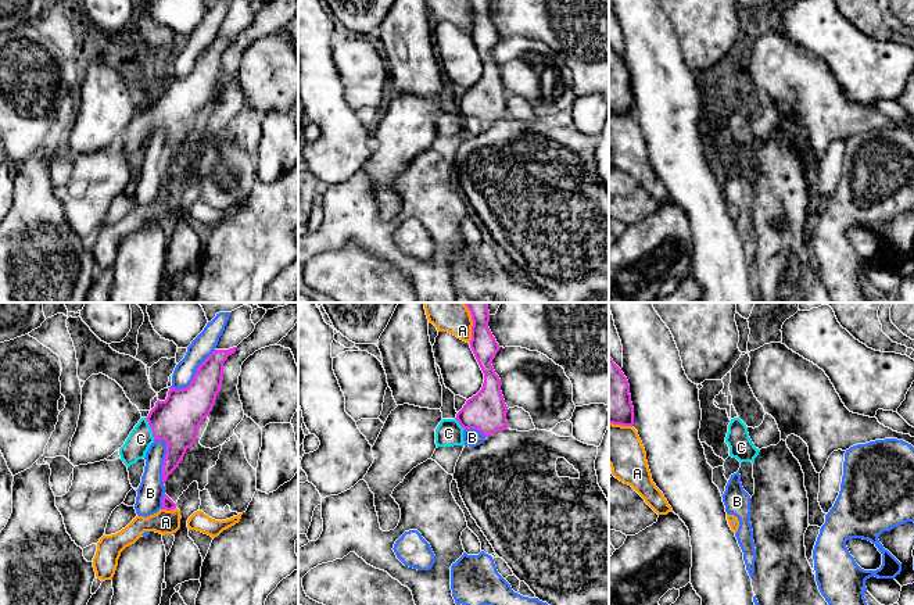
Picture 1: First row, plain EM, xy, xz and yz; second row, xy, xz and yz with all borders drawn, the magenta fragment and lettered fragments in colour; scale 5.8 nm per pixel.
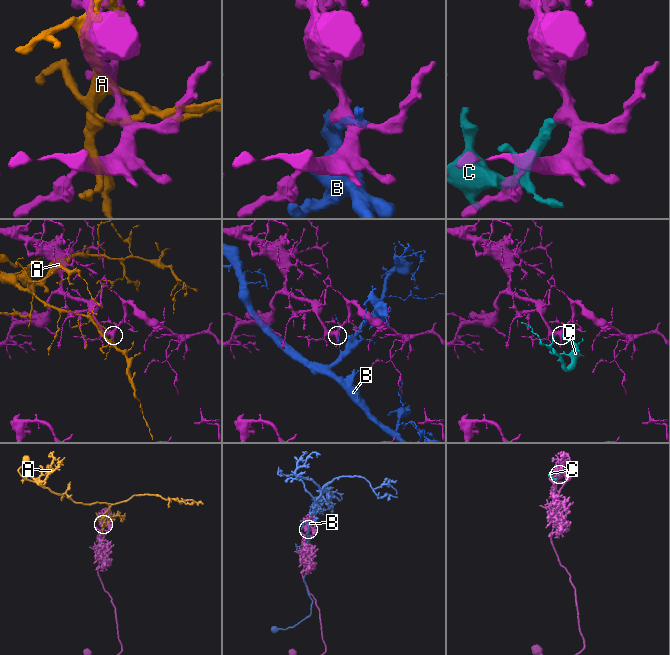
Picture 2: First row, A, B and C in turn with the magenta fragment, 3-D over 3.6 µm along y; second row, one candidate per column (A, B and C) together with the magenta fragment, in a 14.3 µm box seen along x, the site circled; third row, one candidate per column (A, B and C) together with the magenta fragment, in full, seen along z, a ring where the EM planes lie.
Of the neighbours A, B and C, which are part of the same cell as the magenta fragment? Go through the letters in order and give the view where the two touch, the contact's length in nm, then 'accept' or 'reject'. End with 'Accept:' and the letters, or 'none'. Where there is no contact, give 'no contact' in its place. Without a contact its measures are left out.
A: contact in xz; length 190 nm; reject
B: contact in xy; length 260 nm; reject
C: contact in xy; length 150 nm; accept
Accept: C

